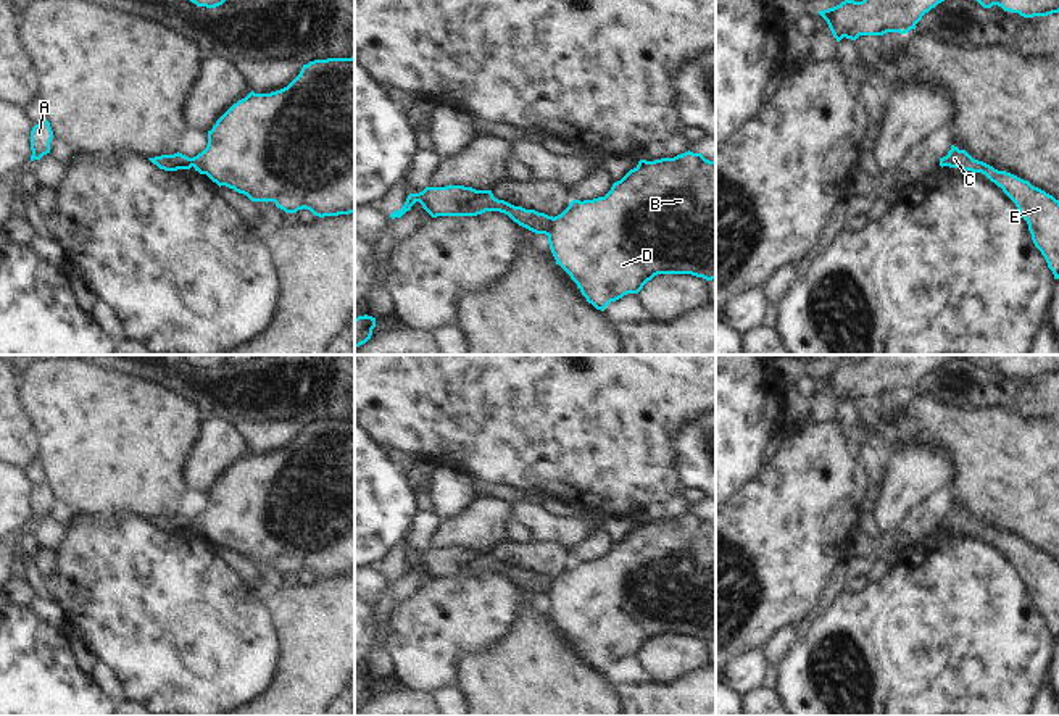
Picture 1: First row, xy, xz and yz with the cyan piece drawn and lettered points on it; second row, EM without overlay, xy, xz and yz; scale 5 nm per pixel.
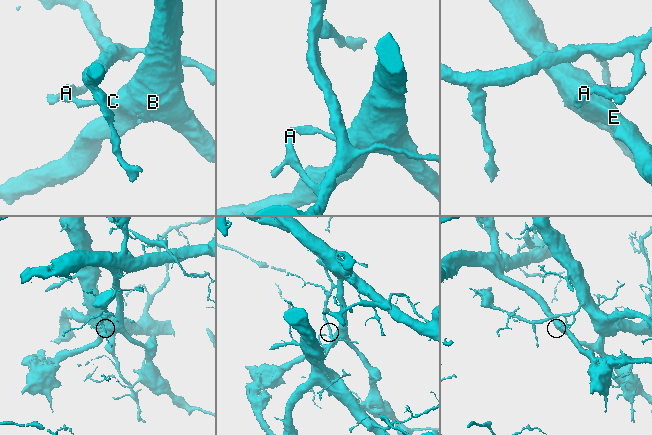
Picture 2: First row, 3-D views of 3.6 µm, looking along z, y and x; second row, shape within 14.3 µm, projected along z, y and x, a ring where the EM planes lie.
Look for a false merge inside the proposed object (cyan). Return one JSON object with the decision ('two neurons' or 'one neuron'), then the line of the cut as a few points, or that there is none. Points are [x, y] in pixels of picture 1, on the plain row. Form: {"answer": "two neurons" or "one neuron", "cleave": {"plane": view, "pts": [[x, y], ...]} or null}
{"answer": "two neurons", "cleave": {"plane": "xz", "pts": [[553, 579], [547, 595]]}}

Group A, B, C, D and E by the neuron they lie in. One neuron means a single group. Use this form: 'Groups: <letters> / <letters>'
Groups: A / B C D E.

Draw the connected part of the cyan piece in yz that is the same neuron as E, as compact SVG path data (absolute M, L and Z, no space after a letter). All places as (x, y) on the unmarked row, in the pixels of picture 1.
M954 506L946 518L940 519L940 527L982 534L1001 548L1027 582L1032 602L1044 618L1054 640L1059 640L1059 561L1033 548L1028 542L974 521L966 511Z

